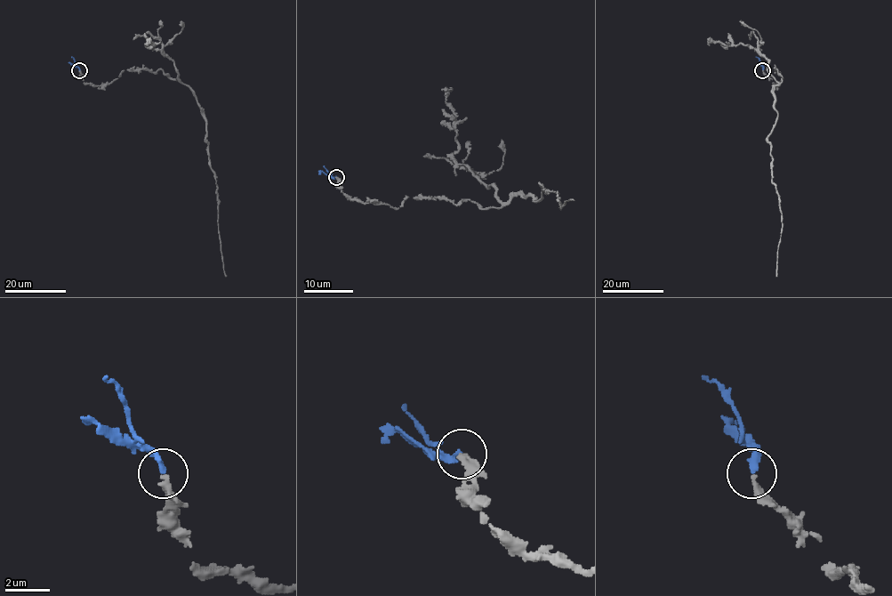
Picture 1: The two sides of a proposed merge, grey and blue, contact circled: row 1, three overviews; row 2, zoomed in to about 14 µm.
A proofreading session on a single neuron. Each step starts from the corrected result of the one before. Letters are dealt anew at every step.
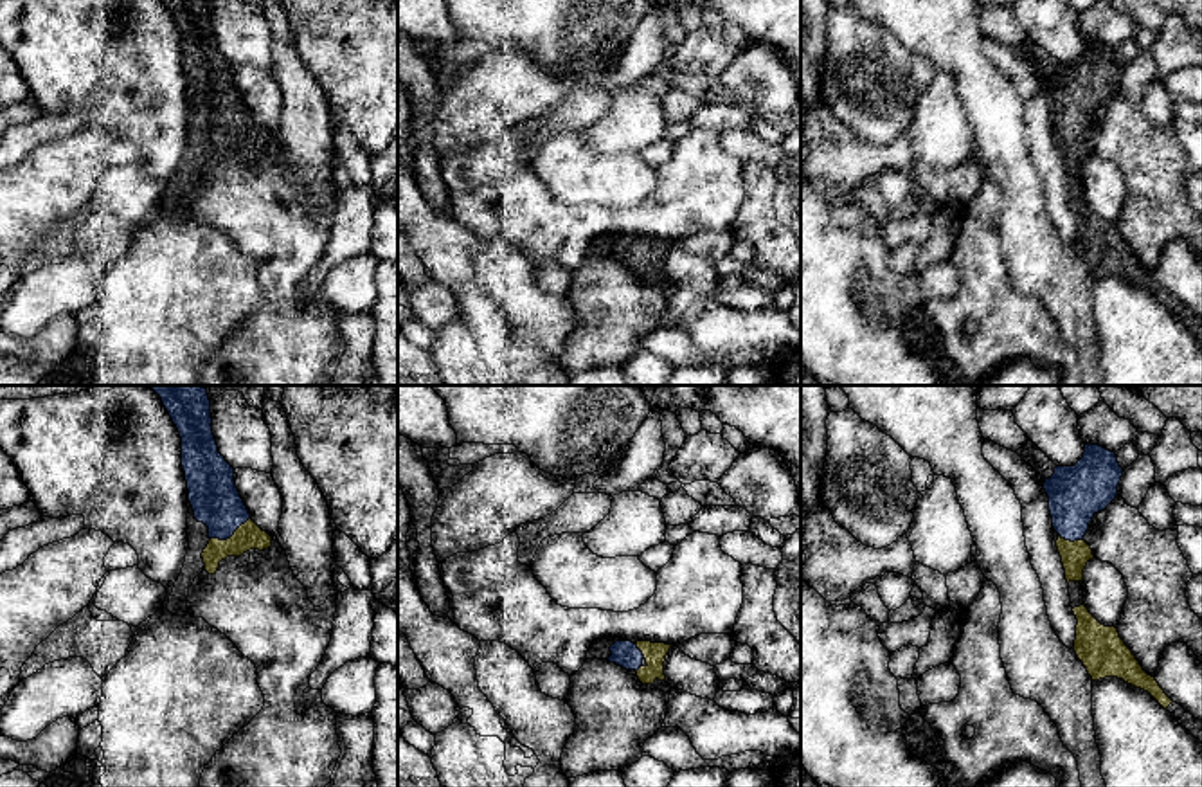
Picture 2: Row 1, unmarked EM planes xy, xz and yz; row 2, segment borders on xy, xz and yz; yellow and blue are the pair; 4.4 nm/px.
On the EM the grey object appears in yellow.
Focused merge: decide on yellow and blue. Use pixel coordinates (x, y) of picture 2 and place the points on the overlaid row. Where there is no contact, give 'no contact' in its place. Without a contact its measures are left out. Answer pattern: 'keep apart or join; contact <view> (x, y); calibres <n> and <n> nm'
join; contact xy (231, 537); calibres 120 and 220 nm

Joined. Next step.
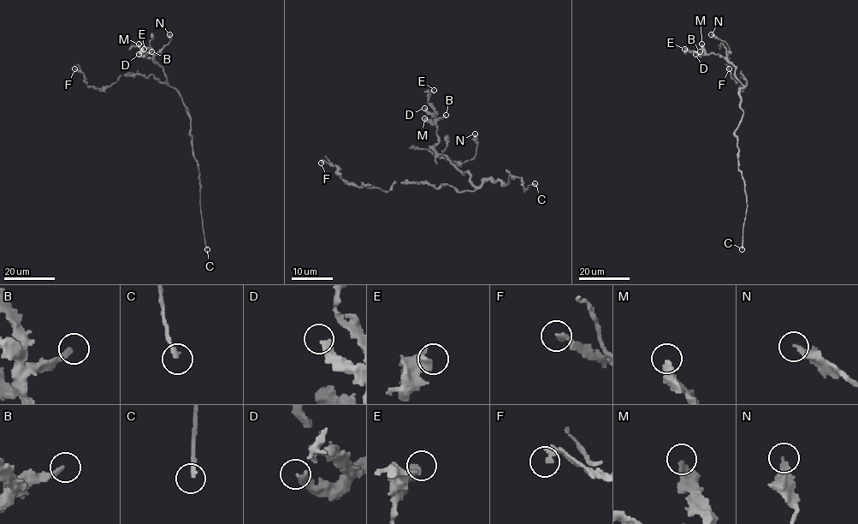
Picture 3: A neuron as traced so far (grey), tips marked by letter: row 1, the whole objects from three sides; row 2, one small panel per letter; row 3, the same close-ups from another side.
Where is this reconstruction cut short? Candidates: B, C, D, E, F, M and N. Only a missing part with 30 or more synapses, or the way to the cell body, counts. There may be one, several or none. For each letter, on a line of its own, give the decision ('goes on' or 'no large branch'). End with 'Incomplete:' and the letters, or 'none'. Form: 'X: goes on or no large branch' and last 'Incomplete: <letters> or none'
B: no large branch
C: no large branch
D: no large branch
E: no large branch
F: no large branch
M: no large branch
N: no large branch
Incomplete: none

